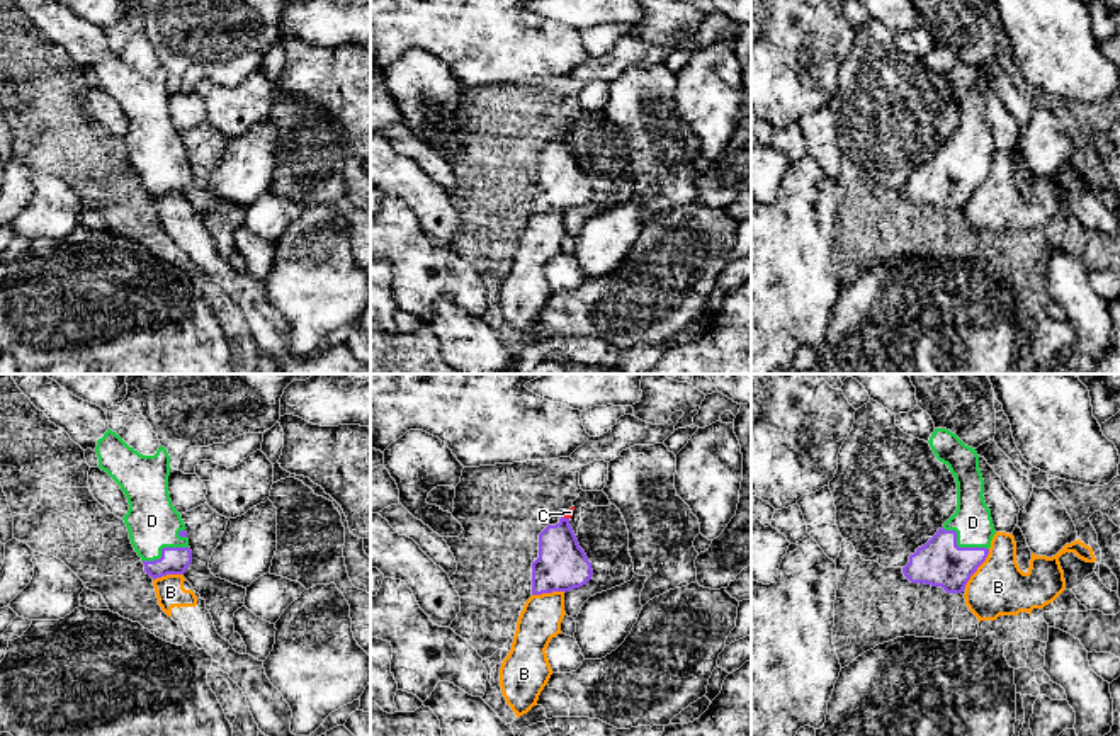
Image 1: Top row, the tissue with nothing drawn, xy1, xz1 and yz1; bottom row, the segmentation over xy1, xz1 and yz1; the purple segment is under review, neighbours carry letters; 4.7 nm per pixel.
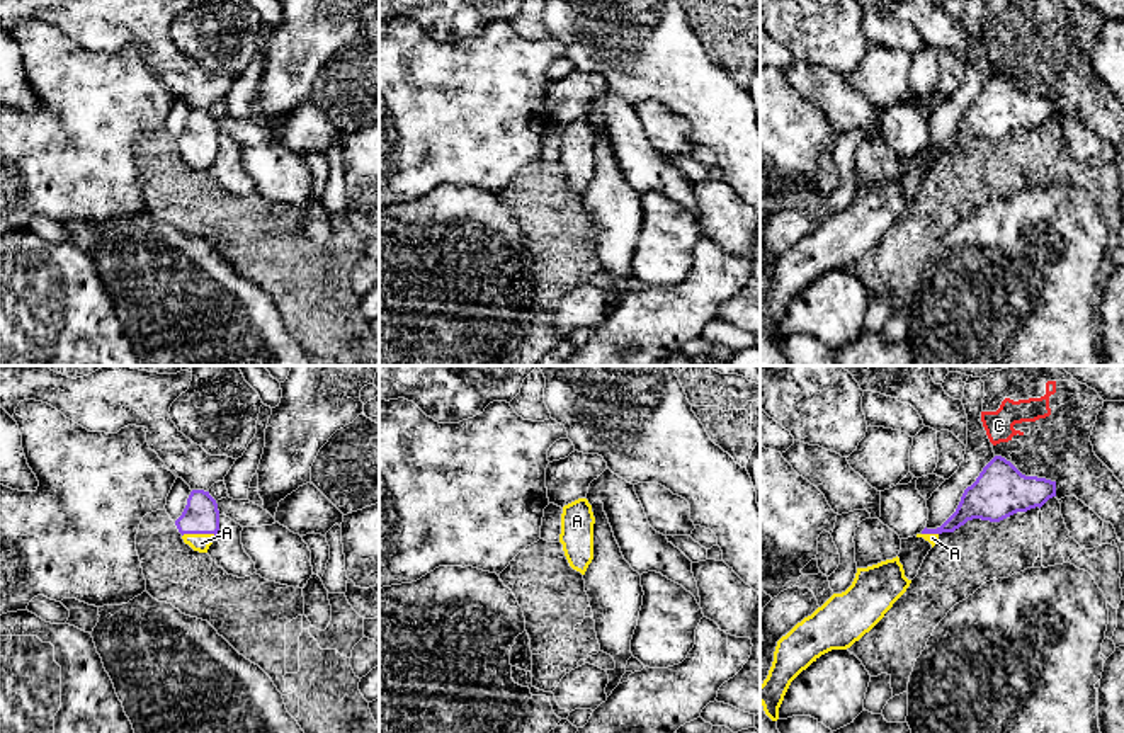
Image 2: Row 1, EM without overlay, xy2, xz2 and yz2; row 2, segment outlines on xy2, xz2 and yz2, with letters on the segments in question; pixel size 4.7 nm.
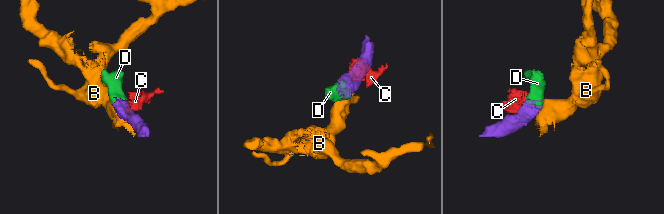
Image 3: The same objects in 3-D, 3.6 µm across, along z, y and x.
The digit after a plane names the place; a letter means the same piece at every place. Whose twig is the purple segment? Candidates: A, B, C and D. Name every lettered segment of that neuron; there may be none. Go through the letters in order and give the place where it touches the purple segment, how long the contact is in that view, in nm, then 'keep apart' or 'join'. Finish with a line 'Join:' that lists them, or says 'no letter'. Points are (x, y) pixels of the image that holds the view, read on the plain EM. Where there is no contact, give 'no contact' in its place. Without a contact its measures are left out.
A: xy2 (198, 152) | 160 nm | join
B: yz1 (978, 186) | 220 nm | keep apart
C: xz1 (566, 138) | 30 nm | keep apart
D: yz1 (961, 167) | 240 nm | join
Join: A, D

